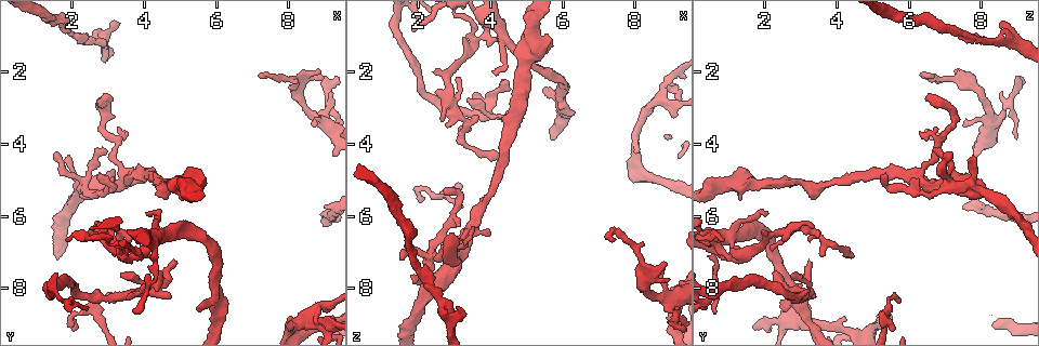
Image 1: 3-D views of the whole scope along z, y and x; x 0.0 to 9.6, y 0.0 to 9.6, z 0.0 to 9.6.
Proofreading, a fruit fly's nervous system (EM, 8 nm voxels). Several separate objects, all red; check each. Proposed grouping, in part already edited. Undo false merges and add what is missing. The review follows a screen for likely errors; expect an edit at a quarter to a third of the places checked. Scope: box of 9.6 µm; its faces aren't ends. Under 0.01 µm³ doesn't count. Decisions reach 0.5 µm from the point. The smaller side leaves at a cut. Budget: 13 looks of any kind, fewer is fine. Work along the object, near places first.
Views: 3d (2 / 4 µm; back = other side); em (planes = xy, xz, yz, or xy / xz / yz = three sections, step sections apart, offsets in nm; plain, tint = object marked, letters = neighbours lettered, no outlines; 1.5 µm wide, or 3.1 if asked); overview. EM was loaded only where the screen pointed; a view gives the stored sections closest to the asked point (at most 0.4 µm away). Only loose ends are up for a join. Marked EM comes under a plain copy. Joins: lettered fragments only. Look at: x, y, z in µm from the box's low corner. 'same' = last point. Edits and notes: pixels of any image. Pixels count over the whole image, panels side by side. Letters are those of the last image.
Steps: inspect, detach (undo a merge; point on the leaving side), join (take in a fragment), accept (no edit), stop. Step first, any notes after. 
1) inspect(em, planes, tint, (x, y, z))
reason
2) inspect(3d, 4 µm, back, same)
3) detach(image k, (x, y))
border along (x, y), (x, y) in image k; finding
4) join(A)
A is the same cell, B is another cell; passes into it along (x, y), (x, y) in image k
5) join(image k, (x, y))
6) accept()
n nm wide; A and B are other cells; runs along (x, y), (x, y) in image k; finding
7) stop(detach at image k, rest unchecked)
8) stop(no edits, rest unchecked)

inspect(3d, 4 µm, (3.90, 8.10, 3.25))
four-way junction

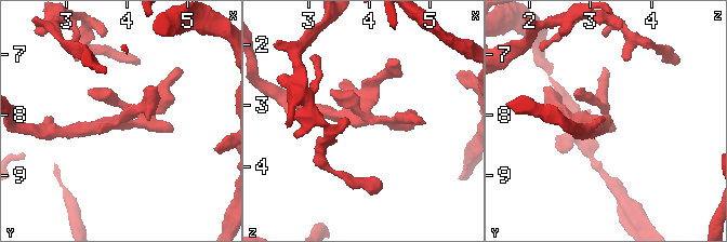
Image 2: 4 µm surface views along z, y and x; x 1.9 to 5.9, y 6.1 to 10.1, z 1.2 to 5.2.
inspect(em, planes, letters, (3.95, 8.10, 3.20))
shape alone is not enough

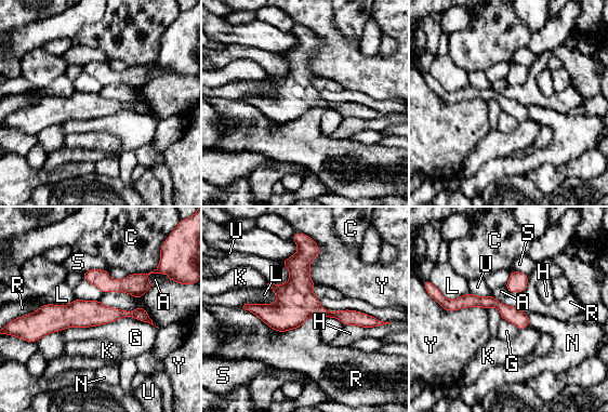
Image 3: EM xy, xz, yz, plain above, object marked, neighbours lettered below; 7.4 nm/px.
accept()
A, C, G, H, K, L, N, R, S, U and Y are other cells; continuous, no second neuron

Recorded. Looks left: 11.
inspect(3d, 4 µm, (3.05, 5.15, 5.35))
abrupt turn

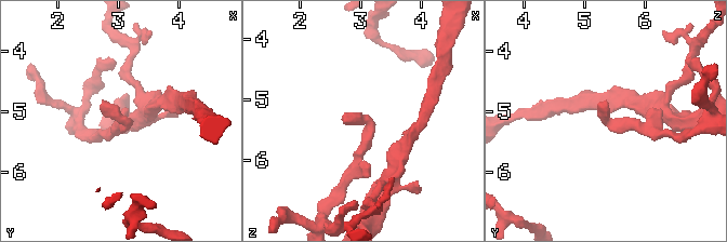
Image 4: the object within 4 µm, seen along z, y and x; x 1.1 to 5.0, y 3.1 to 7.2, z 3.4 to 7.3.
inspect(em, xy, step 4, tint, (3.15, 5.15, 5.40))
need the tissue

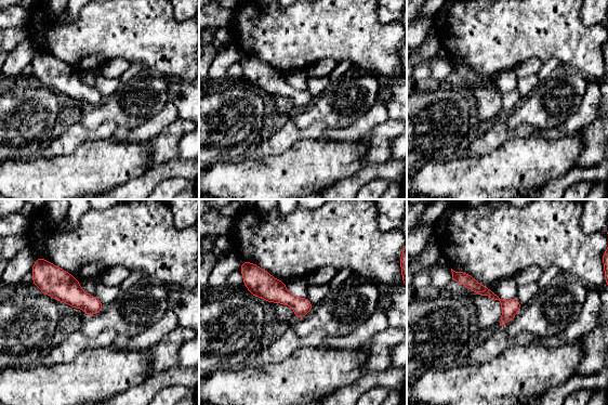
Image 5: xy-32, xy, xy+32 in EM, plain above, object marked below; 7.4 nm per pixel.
inspect(em, planes, letters, same)
another direction

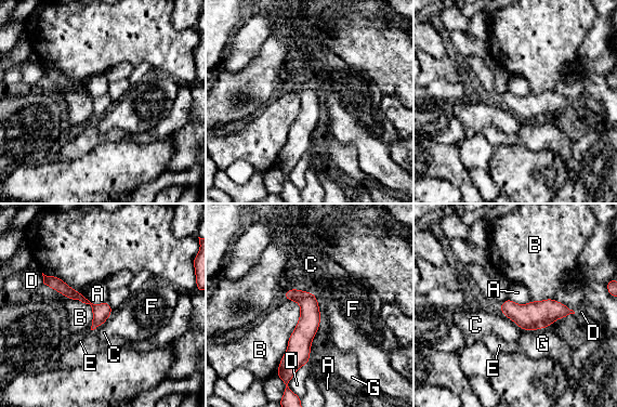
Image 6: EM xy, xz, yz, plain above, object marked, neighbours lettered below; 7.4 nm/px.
accept()
130 nm wide; A, B, C, D, E, F and G are other cells; border along (508, 298), (517, 303), (530, 301) in image 6; one neuron here

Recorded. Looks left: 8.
inspect(em, xz, step 4, tint, (2.90, 3.30, 7.30))
sharp bend

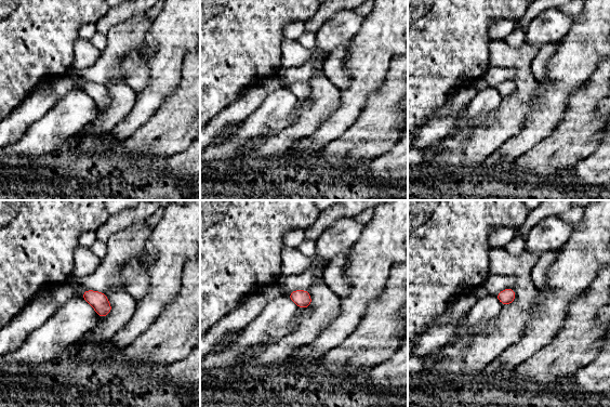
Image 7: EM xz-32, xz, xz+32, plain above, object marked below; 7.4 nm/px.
inspect(em, planes, letters, same)
cut it another way

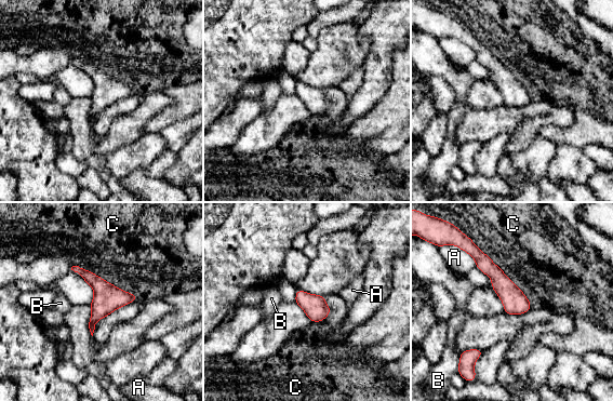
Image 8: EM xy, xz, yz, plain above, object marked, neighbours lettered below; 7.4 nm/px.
accept()
180 nm wide; A, B and C are other cells; runs along (475, 254), (524, 309) in image 8; continuous, no second neuron

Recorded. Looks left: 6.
inspect(em, planes, letters, (3.15, 0.65, 8.60))

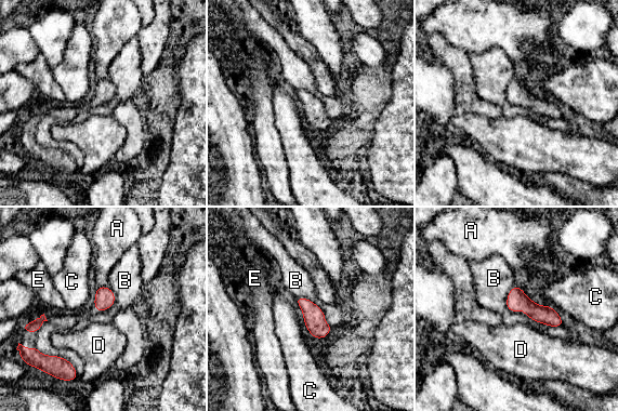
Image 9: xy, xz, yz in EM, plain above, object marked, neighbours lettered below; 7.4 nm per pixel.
accept()
A, B, C, D and E are other cells; none of them fits

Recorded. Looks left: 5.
inspect(em, yz, step 8, tint, (3.60, 7.15, 1.10))
a fork

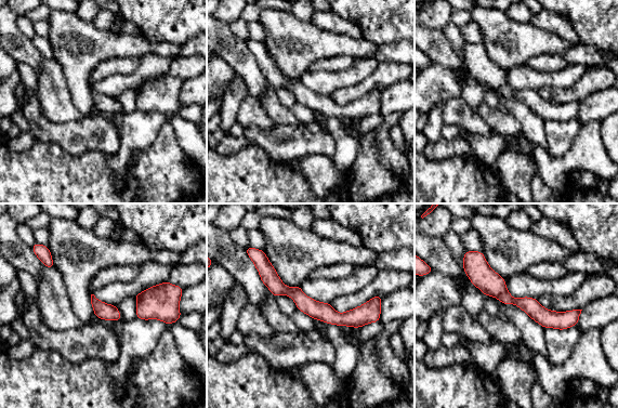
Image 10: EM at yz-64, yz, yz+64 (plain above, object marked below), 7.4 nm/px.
inspect(em, planes, letters, same)

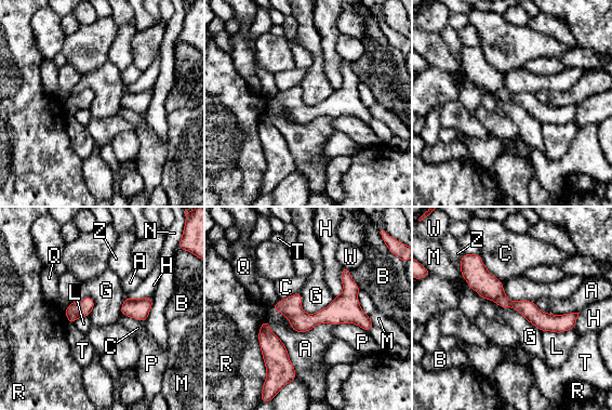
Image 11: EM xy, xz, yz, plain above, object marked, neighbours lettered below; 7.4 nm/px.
accept()
50 nm wide; A, B, C, G, H, L, M, N, P, Q, R, T, W and Z are other cells; border along (474, 290), (513, 307), (541, 330) in image 11; all the same neuron

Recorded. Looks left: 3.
stop(no edits, rest unchecked)

